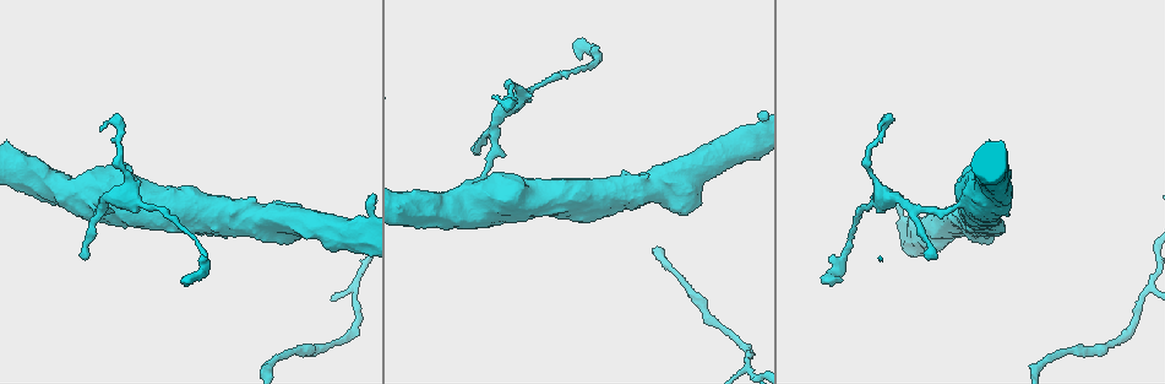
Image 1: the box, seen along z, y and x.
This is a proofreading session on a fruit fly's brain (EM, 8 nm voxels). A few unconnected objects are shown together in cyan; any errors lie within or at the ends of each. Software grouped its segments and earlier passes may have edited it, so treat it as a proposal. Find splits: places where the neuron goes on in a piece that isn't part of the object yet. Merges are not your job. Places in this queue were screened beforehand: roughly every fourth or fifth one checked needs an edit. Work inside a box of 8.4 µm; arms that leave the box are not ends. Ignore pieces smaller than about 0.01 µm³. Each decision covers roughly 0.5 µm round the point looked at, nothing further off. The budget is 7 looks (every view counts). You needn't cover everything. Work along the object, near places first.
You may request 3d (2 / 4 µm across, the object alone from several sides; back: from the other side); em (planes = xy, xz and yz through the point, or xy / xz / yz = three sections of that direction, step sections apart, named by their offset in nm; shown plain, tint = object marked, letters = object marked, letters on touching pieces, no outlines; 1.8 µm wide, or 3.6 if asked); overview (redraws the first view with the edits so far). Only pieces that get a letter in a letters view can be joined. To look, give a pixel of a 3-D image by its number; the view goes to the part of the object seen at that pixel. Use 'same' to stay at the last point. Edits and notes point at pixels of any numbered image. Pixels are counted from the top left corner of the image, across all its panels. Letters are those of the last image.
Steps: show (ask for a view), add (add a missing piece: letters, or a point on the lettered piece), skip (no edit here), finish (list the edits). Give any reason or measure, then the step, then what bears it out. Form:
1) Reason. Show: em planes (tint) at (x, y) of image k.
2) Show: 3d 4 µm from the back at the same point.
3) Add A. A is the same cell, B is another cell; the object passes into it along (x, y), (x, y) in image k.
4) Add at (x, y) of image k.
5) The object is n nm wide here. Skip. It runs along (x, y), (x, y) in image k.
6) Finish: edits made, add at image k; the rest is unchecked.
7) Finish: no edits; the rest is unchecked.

End of a long branch. Show: em planes (plain) at (581, 59) of image 1.

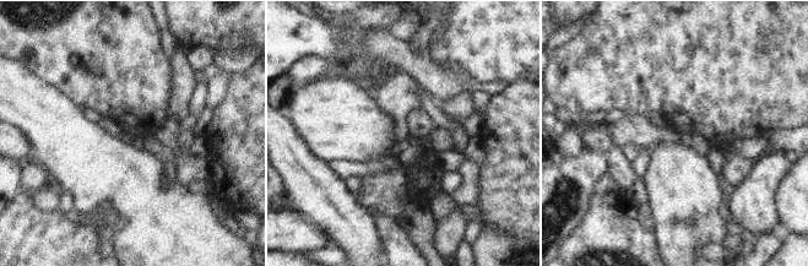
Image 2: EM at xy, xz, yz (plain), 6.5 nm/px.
What lies round it. Show: em planes (letters) at the same point.

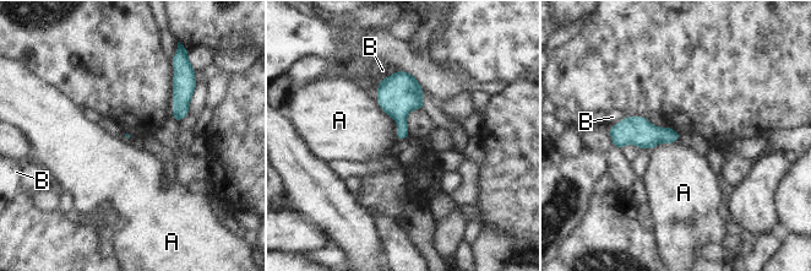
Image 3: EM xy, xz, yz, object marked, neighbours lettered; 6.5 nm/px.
Skip. A and B are other cells; no lettered piece goes on from it.

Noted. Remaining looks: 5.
Branch stops here. Show: 3d 4 µm from the back at (84, 259) of image 1.

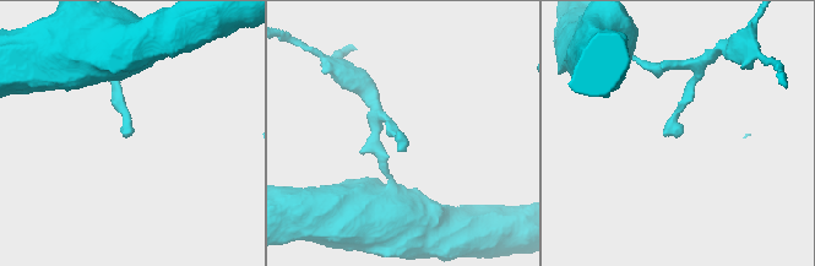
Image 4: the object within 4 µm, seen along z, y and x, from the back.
Shape alone is not enough. Show: em yz step 4 (letters) at (666, 136) of image 4.

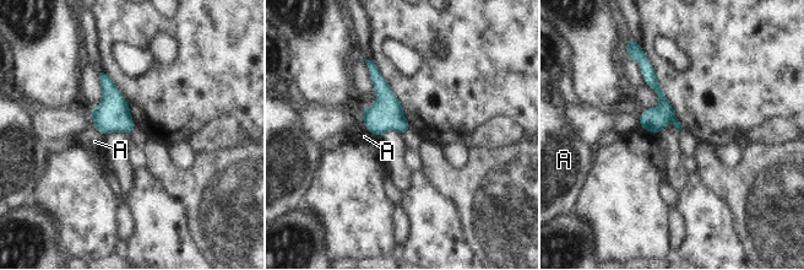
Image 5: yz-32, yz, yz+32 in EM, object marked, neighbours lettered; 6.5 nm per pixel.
Cut it another way. Show: em planes (letters) at the same point.

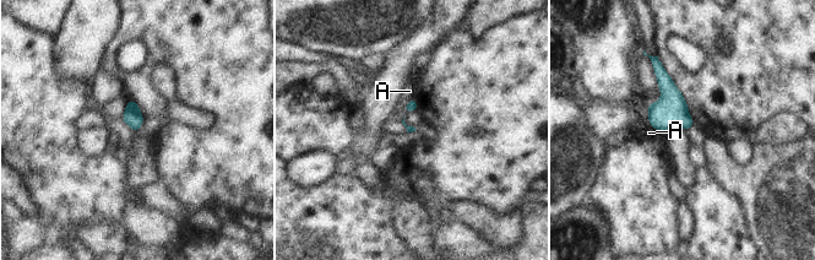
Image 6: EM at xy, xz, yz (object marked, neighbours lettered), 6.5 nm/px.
Skip. A is another cell; a border runs along (413, 97), (403, 108) in image 6; no lettered piece goes on from it.

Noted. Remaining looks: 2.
Abrupt turn. Show: em 3.6 µm planes (tint) at (119, 129) of image 1.

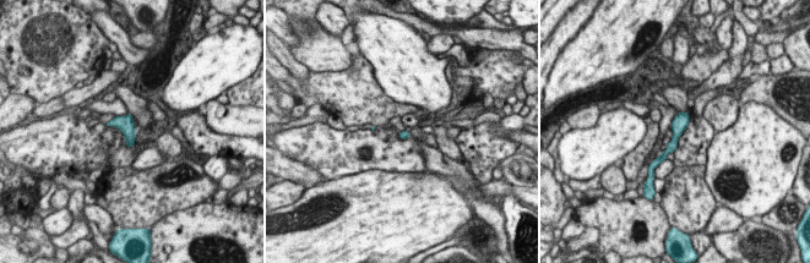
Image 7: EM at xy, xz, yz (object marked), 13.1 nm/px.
See the neighbours. Show: em 3.6 µm planes (letters) at the same point.

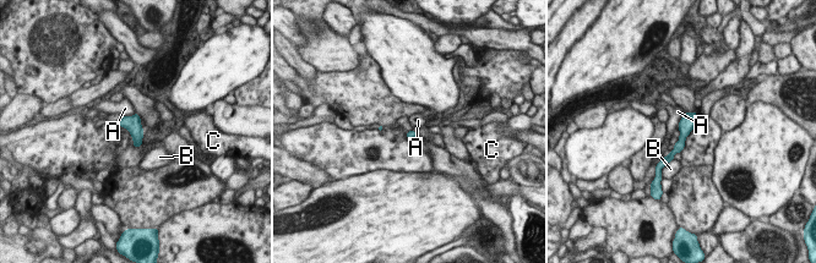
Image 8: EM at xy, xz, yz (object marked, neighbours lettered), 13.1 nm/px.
Skip. A, B and C are other cells; no lettered piece goes on from it.

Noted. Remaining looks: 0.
Finish: no edits; the rest is unchecked.

